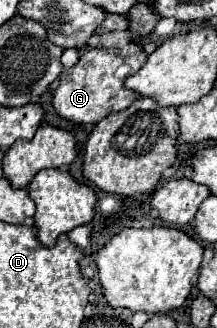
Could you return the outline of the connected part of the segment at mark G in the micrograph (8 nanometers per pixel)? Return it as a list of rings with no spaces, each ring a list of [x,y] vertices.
[[[130,43],[128,47],[118,49],[88,49],[80,55],[80,61],[68,69],[66,77],[60,79],[58,89],[54,91],[52,105],[62,119],[68,119],[76,125],[98,123],[102,117],[126,109],[138,95],[124,87],[124,79],[114,77],[114,71],[126,63],[132,69],[140,69],[146,61],[146,53],[136,45]]]

